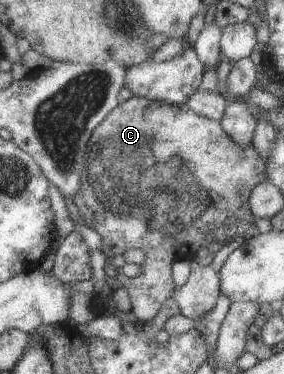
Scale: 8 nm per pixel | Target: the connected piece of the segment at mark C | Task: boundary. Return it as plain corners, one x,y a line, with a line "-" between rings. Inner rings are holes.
130,97
122,104
115,105
107,116
93,129
89,140
87,140
87,146
85,151
85,160
83,163
83,171
80,176
81,186
80,190
72,196
72,202
78,208
79,215
84,220
84,224
95,230
101,237
102,247
101,251
106,257
114,257
121,255
124,251
130,248
139,248
145,254
145,259
141,264
142,271
139,276
131,278
129,286
122,286
128,294
132,312
137,318
137,321
145,323
151,318
155,318
155,314
159,312
161,304
171,298
173,289
176,287
173,285
171,279
170,266
176,260
193,258
195,251
201,247
218,247
223,246
227,242
241,242
258,232
252,223
252,214
248,205
248,198
250,190
261,181
267,180
264,160
257,154
257,151
249,145
247,148
241,148
236,145
229,136
223,132
219,121
201,116
191,109
187,108
186,104
180,105
168,105
165,103
158,103
155,101
147,100
141,97

